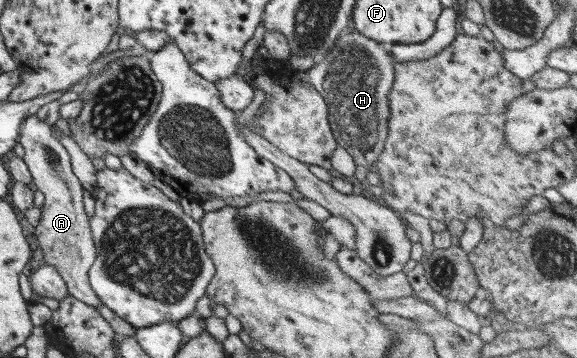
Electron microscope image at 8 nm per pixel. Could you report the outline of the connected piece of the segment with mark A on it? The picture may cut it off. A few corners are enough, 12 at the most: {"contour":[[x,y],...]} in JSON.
{"contour":[[35,114],[19,126],[21,158],[44,195],[37,256],[67,294],[97,309],[84,188]]}

